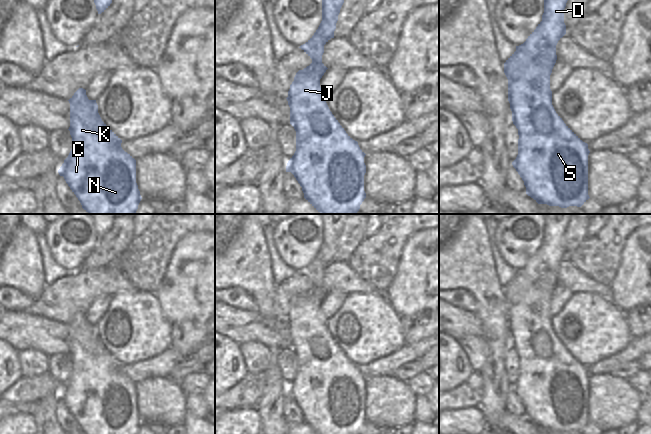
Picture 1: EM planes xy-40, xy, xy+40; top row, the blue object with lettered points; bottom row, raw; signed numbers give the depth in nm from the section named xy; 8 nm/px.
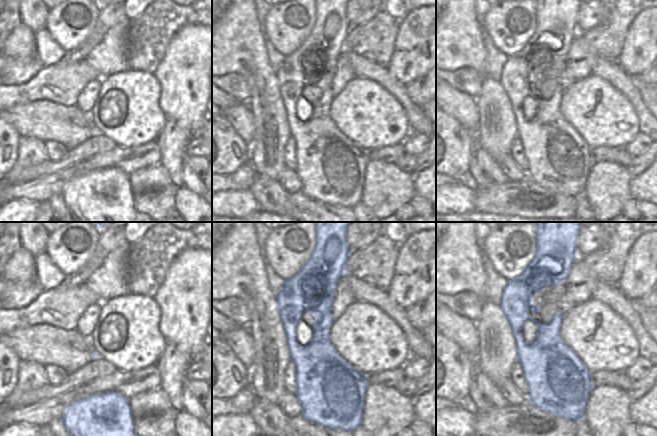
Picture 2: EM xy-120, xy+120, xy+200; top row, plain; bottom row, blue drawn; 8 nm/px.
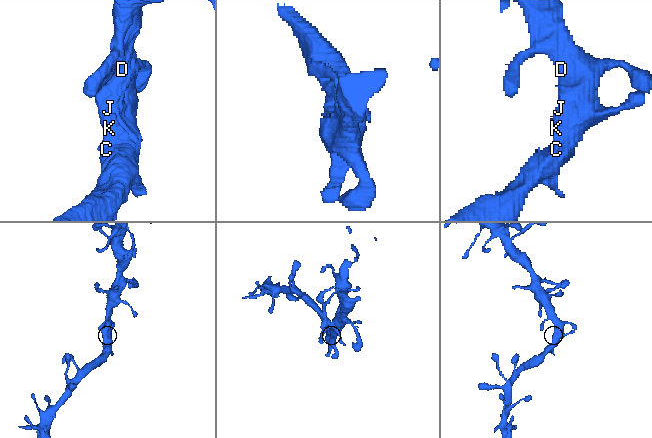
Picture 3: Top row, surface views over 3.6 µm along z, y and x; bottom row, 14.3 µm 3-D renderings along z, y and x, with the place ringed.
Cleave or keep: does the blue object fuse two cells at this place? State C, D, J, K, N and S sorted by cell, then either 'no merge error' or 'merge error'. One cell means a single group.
C D J K N S | no merge error

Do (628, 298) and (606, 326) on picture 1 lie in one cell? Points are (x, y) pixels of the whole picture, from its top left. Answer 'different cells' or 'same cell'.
different cells

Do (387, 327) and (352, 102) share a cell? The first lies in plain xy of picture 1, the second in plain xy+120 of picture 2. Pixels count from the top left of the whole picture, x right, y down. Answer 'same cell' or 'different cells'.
same cell

